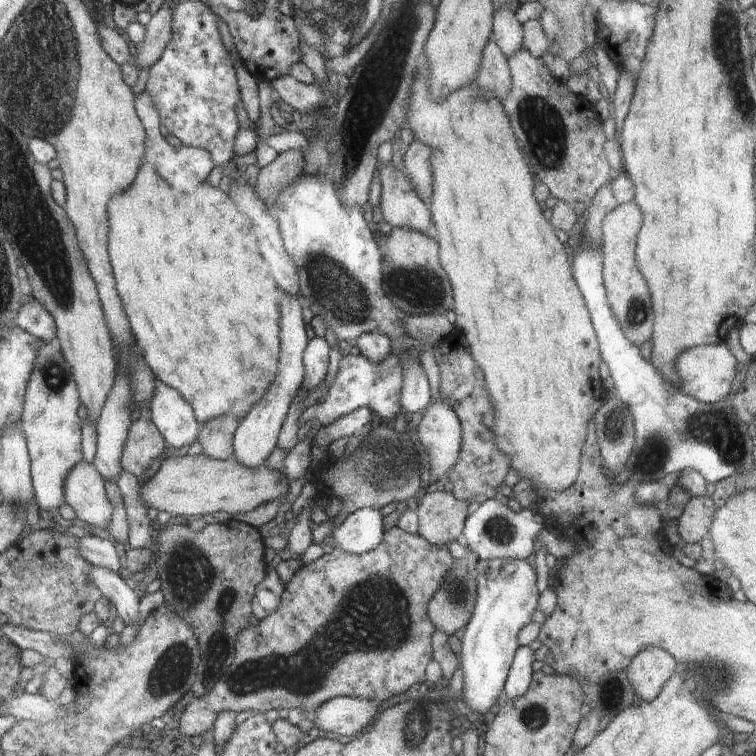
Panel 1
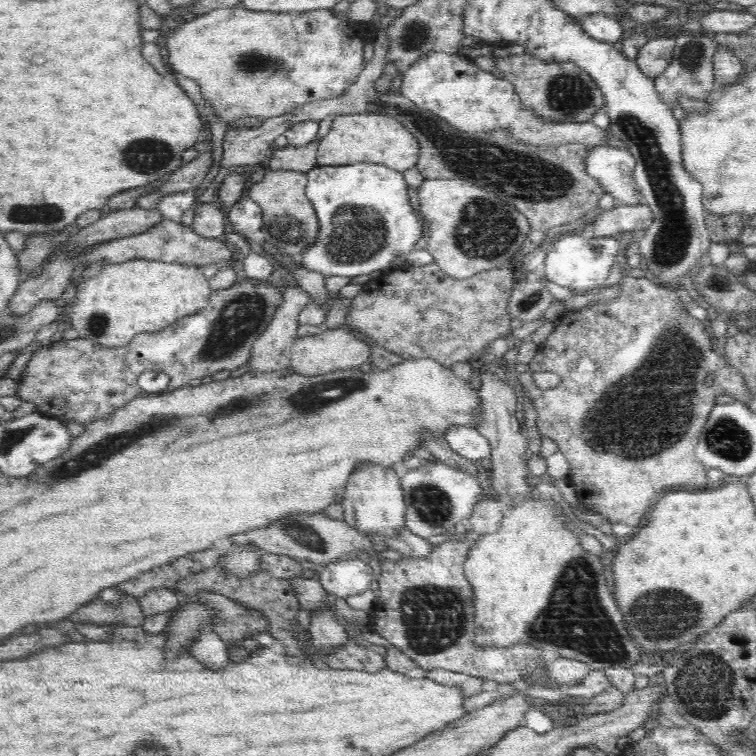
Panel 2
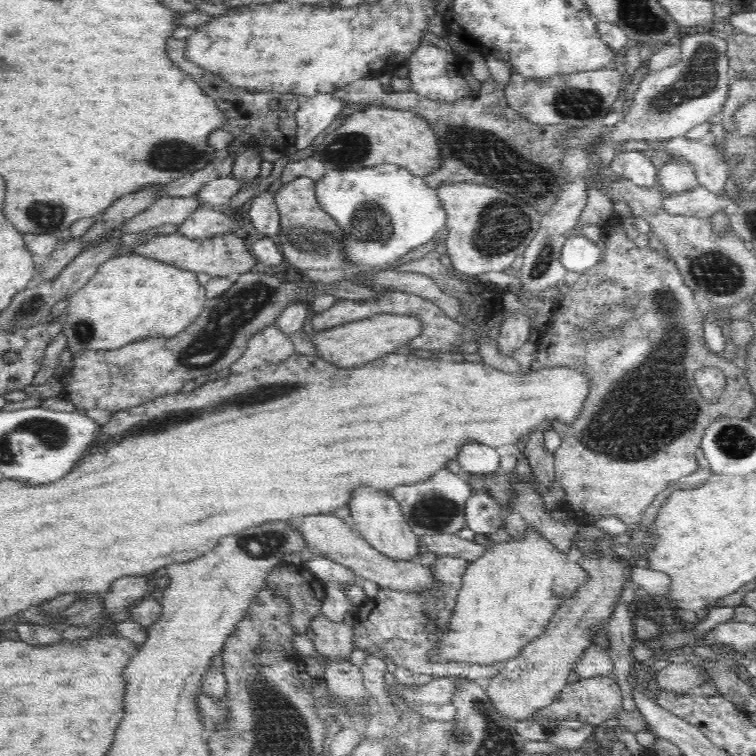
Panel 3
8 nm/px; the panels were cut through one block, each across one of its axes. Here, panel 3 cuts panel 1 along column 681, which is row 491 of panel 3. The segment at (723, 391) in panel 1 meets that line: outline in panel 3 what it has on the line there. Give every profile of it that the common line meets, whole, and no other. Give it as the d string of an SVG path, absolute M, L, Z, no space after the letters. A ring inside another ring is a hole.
M360 486L360 489L357 489L348 500L347 506L350 508L350 515L356 520L356 532L372 548L393 560L410 561L412 558L418 557L420 554L418 535L409 528L400 505L391 496L389 490L382 491L372 488L368 490L368 486Z

